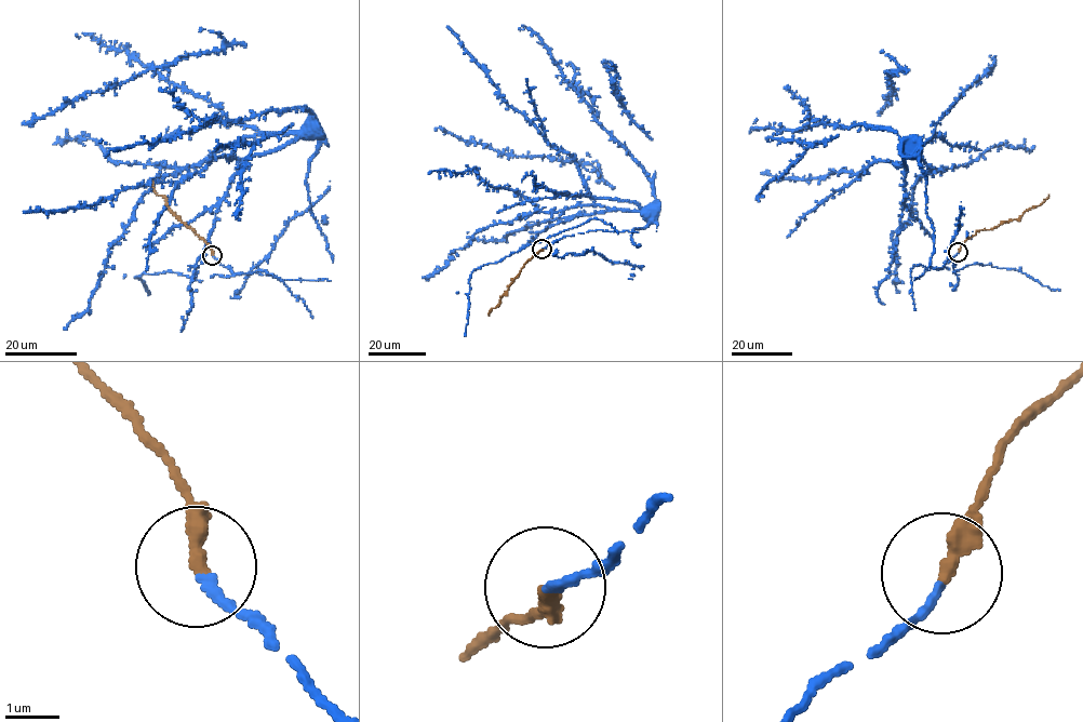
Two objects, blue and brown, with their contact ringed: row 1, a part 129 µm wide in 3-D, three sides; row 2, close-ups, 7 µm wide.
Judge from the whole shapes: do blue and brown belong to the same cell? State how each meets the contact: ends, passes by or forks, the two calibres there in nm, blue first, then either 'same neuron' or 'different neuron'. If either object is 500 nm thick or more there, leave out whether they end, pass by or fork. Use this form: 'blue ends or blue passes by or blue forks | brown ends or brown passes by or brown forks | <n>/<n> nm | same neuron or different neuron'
blue ends | brown ends | 160/320 nm | same neuron

